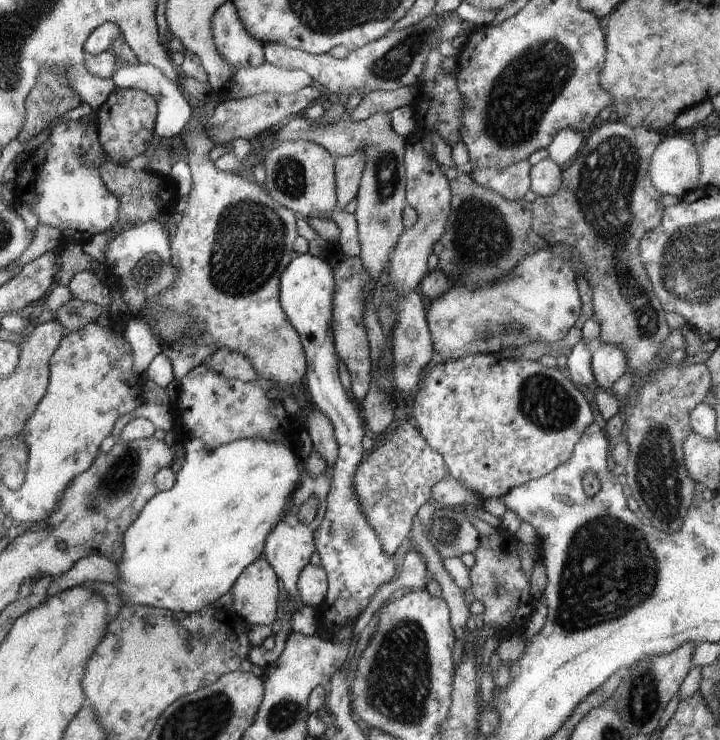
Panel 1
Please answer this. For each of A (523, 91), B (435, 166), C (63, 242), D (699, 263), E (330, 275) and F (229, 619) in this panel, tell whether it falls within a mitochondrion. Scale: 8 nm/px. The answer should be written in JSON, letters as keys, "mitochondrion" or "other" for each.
{"A":"mitochondrion","B":"other","C":"other","D":"mitochondrion","E":"other","F":"other"}

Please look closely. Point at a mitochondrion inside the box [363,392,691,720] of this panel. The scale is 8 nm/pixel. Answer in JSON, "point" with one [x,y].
{"point":[610,567]}

